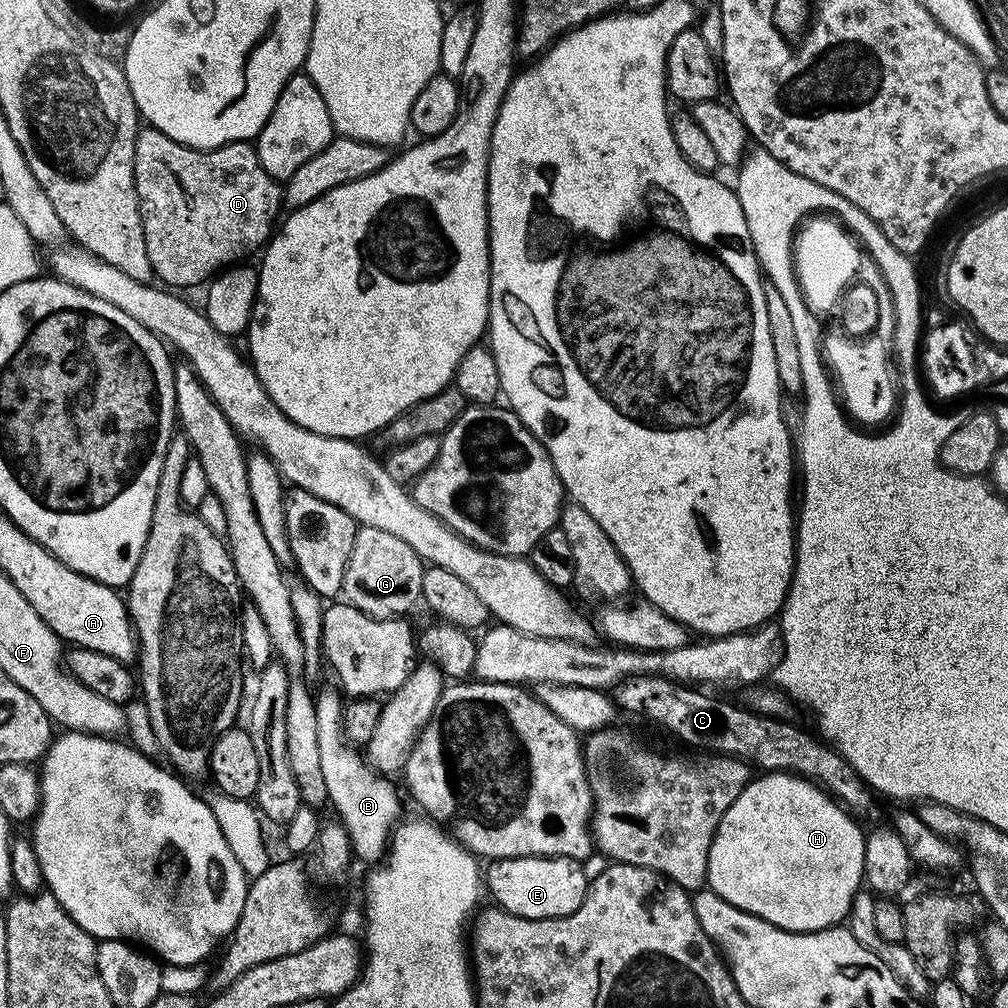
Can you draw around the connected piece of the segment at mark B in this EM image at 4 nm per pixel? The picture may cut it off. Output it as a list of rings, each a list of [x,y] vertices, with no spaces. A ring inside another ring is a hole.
[[[326,688],[315,697],[322,776],[328,801],[340,814],[339,821],[351,839],[353,855],[358,860],[375,865],[387,853],[391,833],[402,812],[402,802],[397,788],[392,784],[394,782],[376,772],[367,759],[347,742],[342,730],[344,704],[340,702],[339,691],[334,690]]]

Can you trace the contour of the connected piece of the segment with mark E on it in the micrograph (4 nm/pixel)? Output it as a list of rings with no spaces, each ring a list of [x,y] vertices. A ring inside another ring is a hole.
[[[515,856],[509,860],[494,860],[486,868],[486,888],[492,891],[497,905],[505,912],[521,916],[527,920],[545,920],[569,916],[582,906],[584,897],[588,895],[590,883],[589,873],[584,873],[585,865],[578,860],[571,860],[565,856]]]

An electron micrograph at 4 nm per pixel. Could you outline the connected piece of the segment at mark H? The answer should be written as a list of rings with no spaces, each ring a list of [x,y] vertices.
[[[769,772],[757,776],[760,776],[757,780],[756,777],[749,779],[748,785],[738,794],[738,798],[734,798],[730,810],[726,810],[726,814],[722,814],[722,822],[718,822],[716,837],[710,846],[707,887],[719,894],[726,902],[742,909],[743,912],[754,914],[774,926],[785,928],[788,932],[817,932],[823,928],[839,925],[851,912],[852,899],[862,888],[865,829],[860,829],[856,825],[859,823],[854,819],[852,813],[829,796],[819,784],[806,780],[803,776],[793,776],[791,772]]]

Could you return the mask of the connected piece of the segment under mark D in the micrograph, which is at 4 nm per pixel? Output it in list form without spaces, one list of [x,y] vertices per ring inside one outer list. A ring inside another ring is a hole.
[[[141,127],[134,146],[134,182],[150,266],[155,279],[172,290],[203,285],[221,270],[247,261],[244,259],[251,252],[259,253],[273,235],[274,225],[282,212],[281,185],[262,170],[256,149],[248,142],[201,150],[174,142],[174,138],[162,134],[157,128]]]

